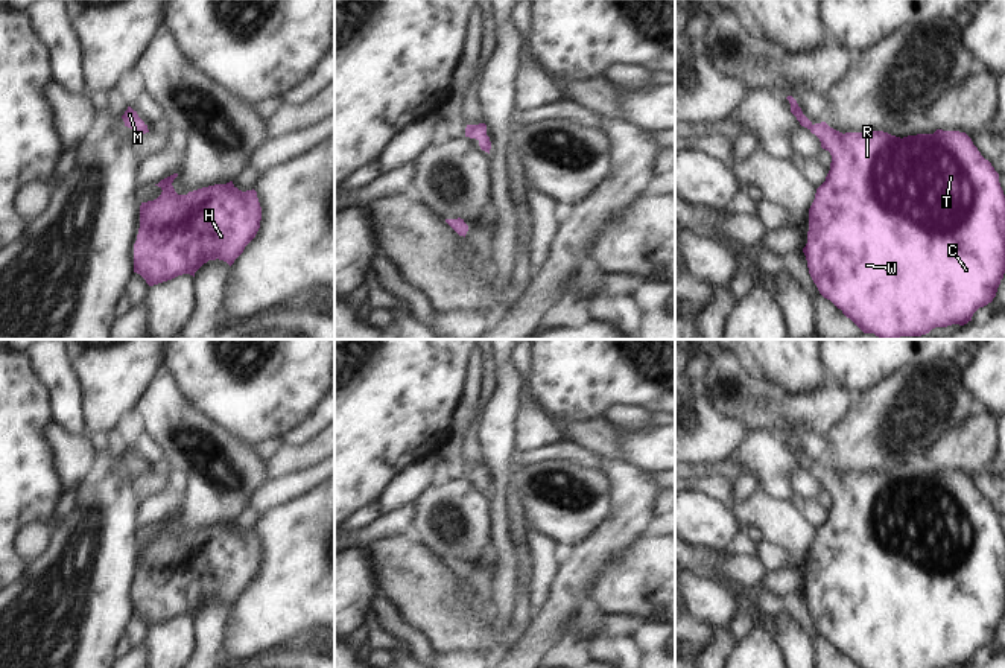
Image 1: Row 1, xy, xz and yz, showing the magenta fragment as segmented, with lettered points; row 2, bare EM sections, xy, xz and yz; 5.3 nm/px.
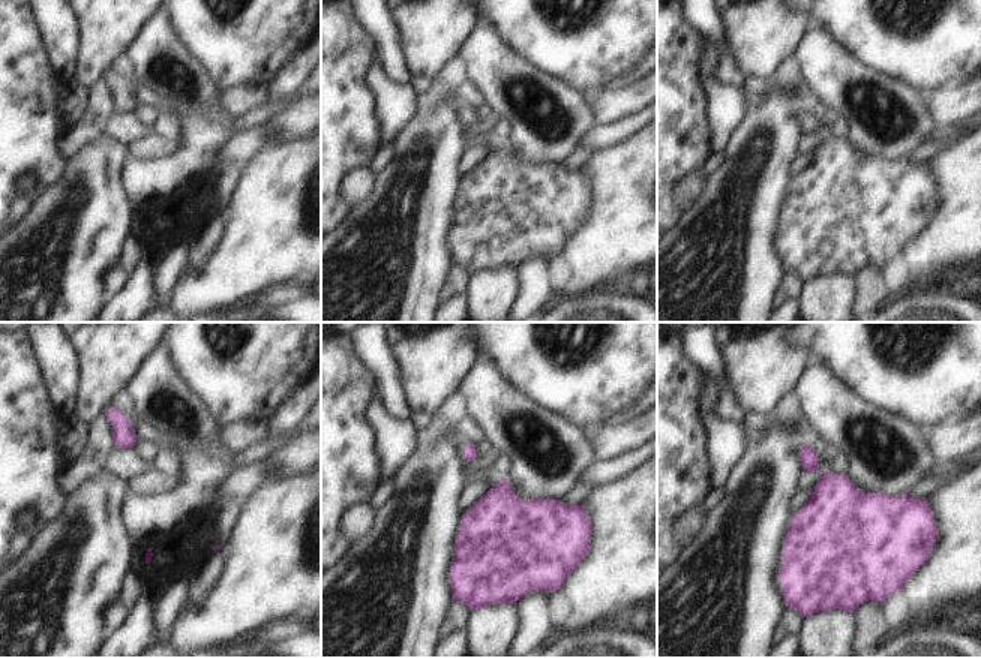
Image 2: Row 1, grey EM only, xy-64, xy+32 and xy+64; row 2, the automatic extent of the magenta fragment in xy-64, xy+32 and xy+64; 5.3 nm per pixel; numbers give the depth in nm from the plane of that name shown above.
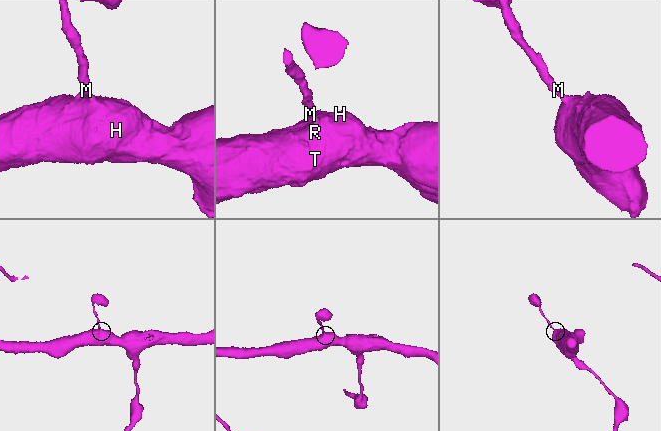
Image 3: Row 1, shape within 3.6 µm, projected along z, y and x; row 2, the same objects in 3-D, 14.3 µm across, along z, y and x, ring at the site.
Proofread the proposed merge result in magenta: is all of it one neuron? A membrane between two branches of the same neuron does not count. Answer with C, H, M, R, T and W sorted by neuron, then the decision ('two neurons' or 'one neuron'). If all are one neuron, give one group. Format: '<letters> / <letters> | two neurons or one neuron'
C H M R T W | one neuron

